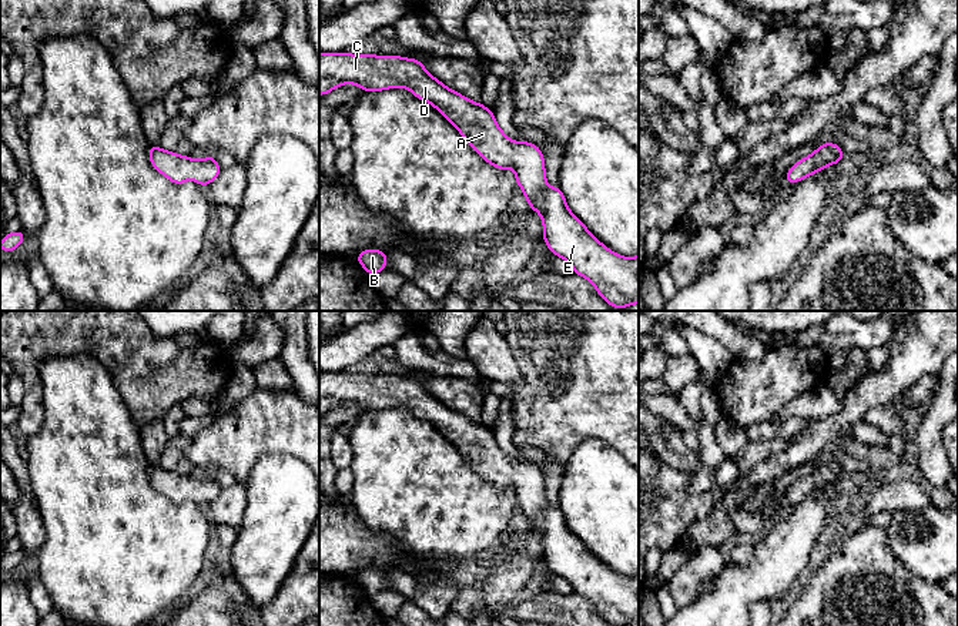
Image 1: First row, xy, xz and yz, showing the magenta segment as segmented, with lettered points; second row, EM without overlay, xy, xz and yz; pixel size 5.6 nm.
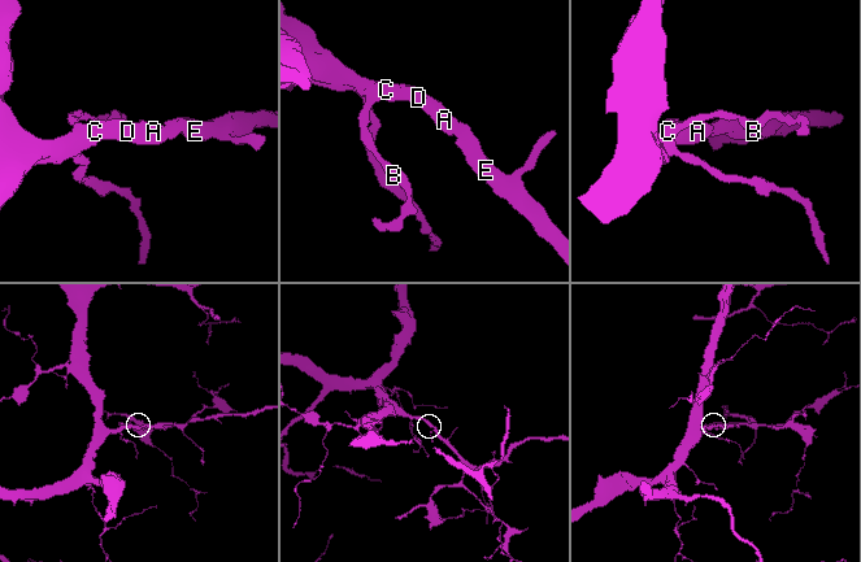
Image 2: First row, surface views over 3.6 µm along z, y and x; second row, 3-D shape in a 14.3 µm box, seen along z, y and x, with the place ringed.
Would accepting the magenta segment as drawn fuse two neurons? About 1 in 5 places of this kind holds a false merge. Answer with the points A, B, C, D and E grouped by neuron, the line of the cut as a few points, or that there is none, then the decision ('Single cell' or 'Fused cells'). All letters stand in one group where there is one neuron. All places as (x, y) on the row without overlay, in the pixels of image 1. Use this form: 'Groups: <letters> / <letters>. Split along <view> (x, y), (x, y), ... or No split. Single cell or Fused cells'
Groups: A B C D E. No split. Single cell

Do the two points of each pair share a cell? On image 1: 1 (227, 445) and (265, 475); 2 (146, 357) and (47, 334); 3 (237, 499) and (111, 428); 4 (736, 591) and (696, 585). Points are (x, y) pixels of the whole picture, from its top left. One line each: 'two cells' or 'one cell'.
1: two cells
2: one cell
3: two cells
4: two cells

